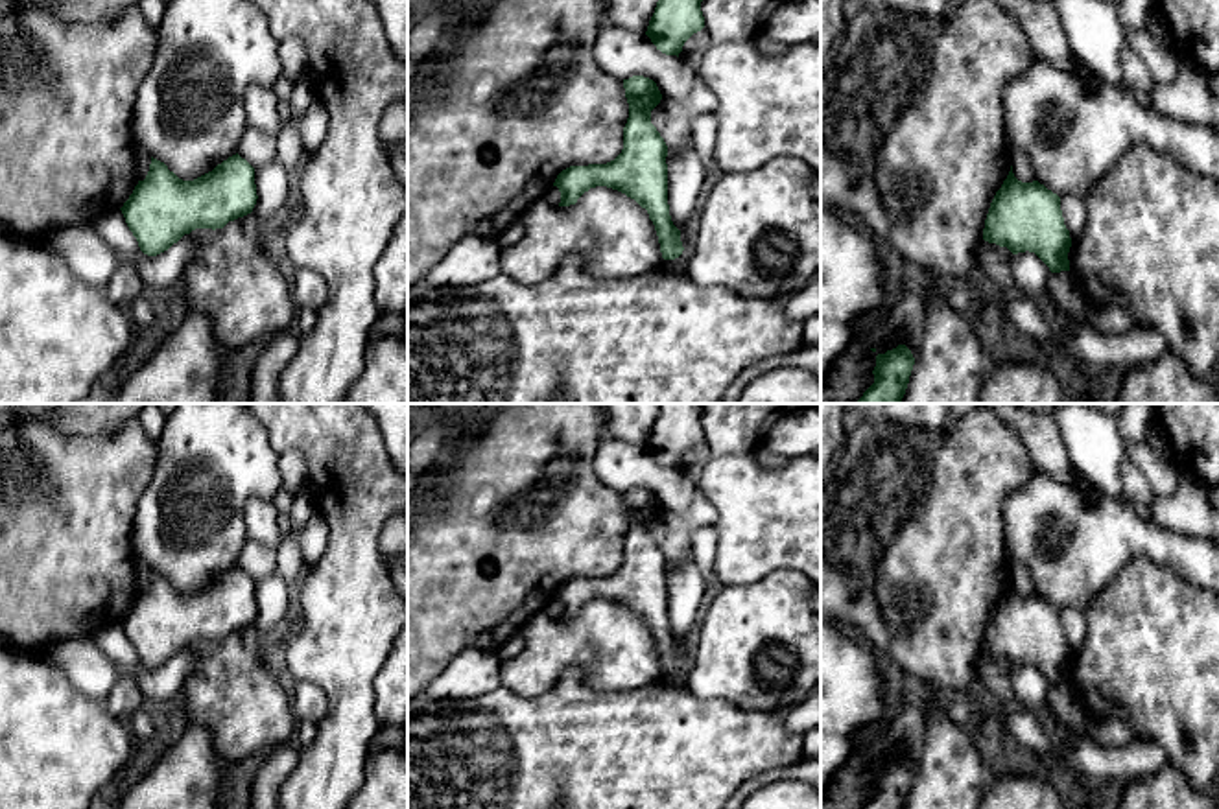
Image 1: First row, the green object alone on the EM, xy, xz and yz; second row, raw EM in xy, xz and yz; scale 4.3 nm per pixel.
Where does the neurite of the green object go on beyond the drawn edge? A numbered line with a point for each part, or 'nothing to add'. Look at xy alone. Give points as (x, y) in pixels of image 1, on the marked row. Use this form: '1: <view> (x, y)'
nothing to add

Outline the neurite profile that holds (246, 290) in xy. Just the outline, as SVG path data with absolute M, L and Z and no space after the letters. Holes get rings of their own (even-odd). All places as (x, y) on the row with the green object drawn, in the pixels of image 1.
M253 214L229 221L223 229L195 229L188 236L197 243L197 254L181 275L192 310L210 317L218 343L223 348L240 348L258 337L288 330L295 319L291 273L278 251L266 249Z

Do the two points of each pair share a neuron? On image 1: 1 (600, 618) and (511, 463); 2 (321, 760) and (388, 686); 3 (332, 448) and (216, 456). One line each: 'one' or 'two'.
1: two
2: two
3: two

